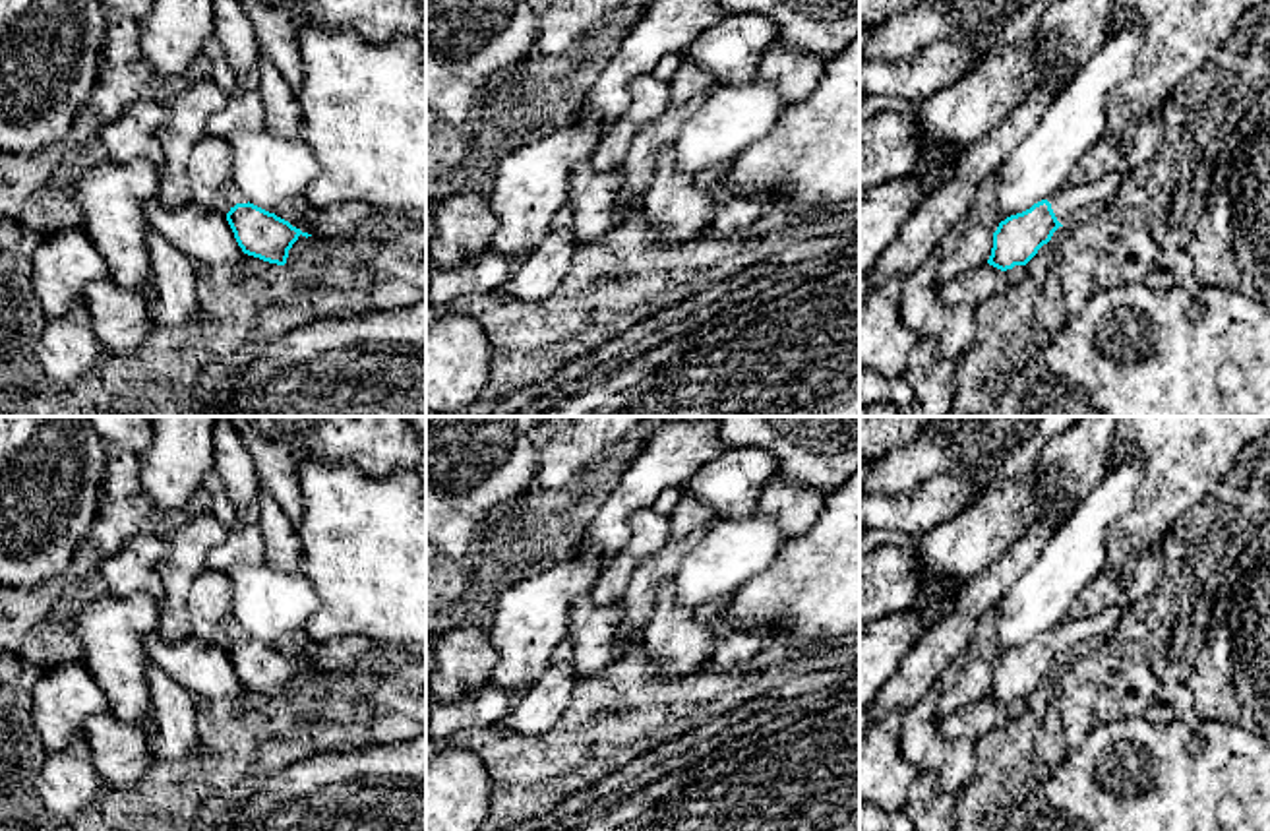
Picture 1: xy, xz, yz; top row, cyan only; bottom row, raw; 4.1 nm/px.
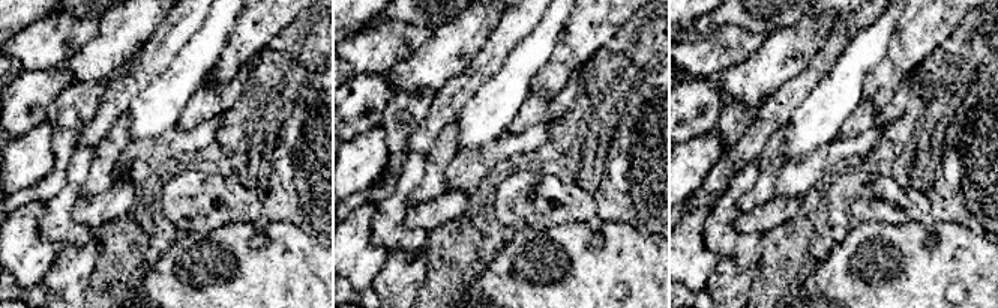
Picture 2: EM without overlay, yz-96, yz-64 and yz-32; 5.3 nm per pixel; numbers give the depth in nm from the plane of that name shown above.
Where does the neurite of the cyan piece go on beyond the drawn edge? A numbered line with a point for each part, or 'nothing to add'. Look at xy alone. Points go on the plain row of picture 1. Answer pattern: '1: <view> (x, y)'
1: xy (233, 628)

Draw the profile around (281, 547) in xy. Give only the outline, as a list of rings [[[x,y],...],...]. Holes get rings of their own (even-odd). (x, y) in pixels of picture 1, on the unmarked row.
[[[259,488],[257,527],[267,562],[285,569],[302,569],[302,548],[296,527],[265,488]]]

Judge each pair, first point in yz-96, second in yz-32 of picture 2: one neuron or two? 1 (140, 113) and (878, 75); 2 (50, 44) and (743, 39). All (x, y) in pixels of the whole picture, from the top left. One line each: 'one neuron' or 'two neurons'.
1: two neurons
2: one neuron

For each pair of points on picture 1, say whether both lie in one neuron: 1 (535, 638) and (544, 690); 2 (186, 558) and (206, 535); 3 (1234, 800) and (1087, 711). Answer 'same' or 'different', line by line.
1: different
2: same
3: different

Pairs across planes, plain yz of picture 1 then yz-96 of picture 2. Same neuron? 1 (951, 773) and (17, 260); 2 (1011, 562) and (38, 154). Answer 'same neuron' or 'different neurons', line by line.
1: different neurons
2: different neurons

